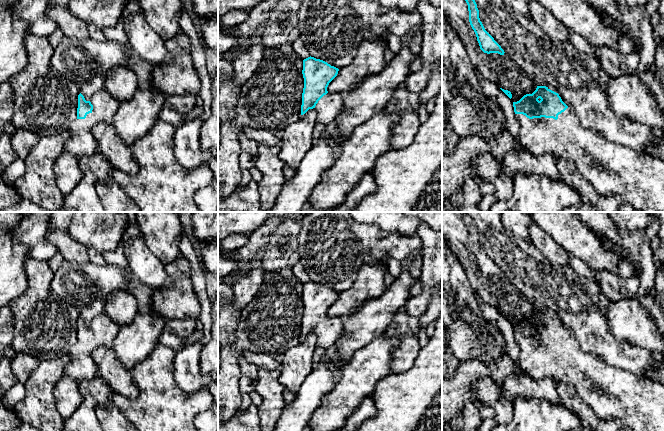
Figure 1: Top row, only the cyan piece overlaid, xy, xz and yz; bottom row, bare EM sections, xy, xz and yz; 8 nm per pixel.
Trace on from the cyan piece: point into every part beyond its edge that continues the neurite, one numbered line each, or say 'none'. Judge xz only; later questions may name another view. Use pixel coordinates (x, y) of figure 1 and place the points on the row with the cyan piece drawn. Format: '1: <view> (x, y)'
1: xz (330, 105)

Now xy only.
1: xy (81, 142)

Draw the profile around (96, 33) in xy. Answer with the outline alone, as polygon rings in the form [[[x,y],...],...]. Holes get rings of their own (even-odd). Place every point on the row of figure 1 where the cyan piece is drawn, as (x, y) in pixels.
[[[88,24],[89,39],[95,40],[95,41],[104,41],[105,35],[103,30],[104,29],[94,24]]]

